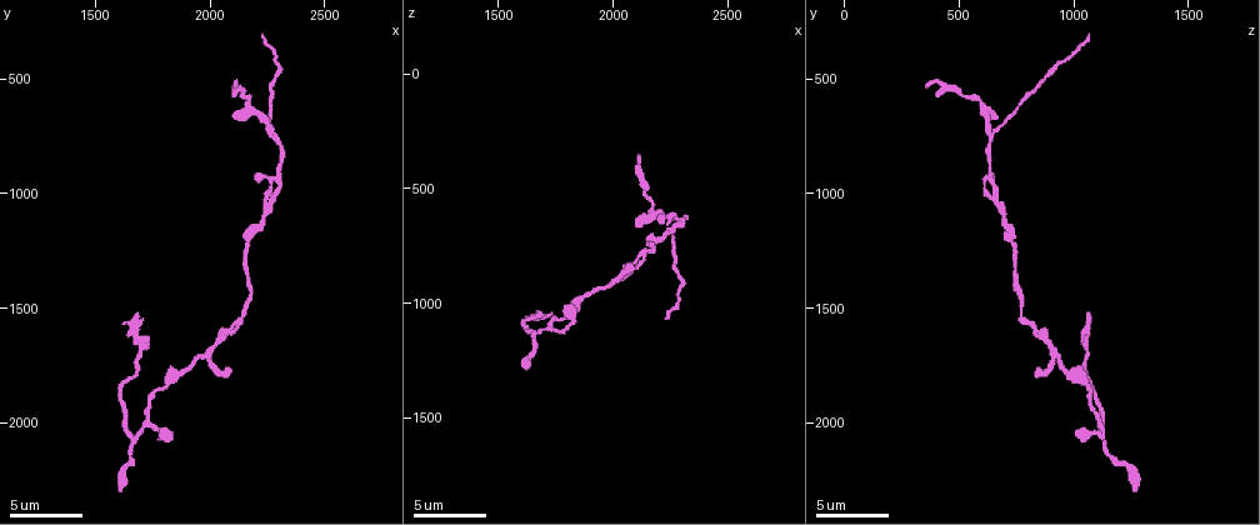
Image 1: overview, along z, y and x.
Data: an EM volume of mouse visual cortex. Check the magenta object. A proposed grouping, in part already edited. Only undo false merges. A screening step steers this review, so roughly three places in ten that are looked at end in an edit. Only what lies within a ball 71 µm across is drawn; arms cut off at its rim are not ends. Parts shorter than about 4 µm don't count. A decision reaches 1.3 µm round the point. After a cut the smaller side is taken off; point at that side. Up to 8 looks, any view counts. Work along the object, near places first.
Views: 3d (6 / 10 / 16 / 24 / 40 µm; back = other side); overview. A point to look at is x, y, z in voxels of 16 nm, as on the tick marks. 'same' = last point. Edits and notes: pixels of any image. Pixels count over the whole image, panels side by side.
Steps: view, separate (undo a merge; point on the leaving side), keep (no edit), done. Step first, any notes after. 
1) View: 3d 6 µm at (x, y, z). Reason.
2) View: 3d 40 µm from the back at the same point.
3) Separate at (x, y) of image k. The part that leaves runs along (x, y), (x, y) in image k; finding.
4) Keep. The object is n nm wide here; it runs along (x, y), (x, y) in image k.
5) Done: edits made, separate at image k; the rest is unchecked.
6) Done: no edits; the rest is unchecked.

View: 3d 16 µm at (2270, 720, 660). Side arm on a straight run.

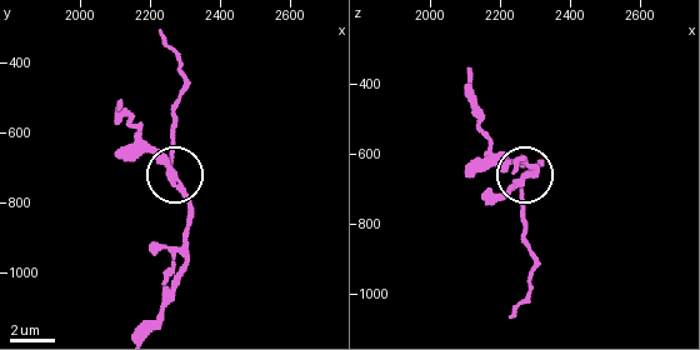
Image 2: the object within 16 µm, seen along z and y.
View: 3d 6 µm at (2260, 720, 650).

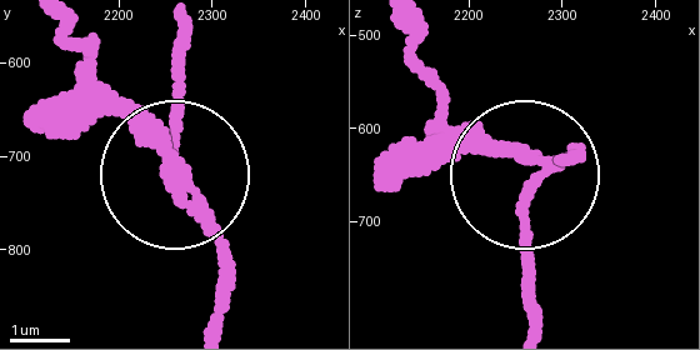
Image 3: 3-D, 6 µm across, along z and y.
Separate at (525, 226) of image 3. The side arm is 8 µm long; the part that leaves runs along (553, 169), (529, 208), (529, 328) in image 3; a second cell is stuck on.

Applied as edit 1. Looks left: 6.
View: overview. Redraw.

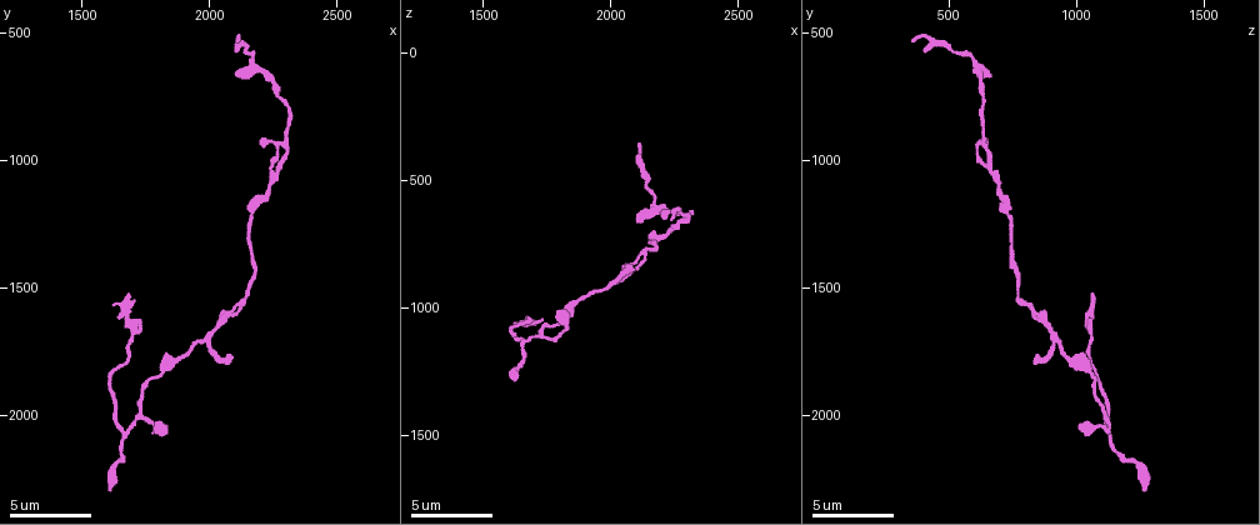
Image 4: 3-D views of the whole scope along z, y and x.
View: 3d 10 µm at (2170, 1240, 740). Sudden change in width.

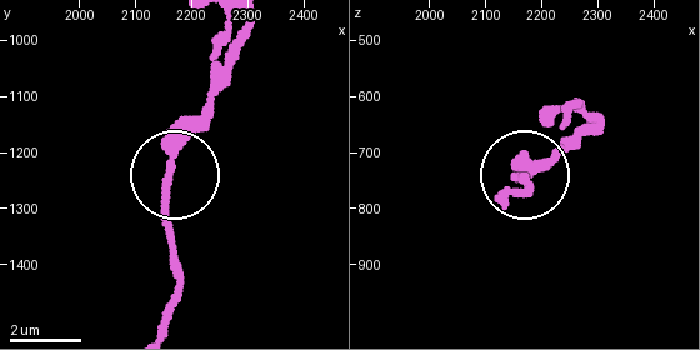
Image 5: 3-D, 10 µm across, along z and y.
Keep. It runs along (164, 308), (174, 284), (164, 204), (174, 141), (209, 81) in image 5; continuous, no second cell.

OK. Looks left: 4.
View: 3d 10 µm at (1990, 1690, 910). Sudden change in width.

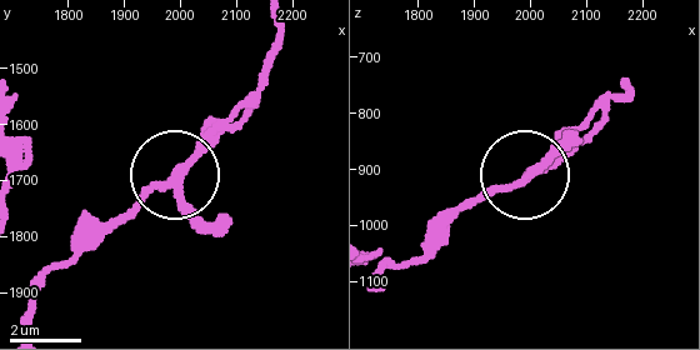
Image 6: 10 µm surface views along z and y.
Keep. 3 arms meet here; it runs along (265, 63), (256, 95), (98, 244) in image 6; all the same cell.

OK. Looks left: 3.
View: 3d 10 µm at (1660, 2070, 1130). Arms part here.

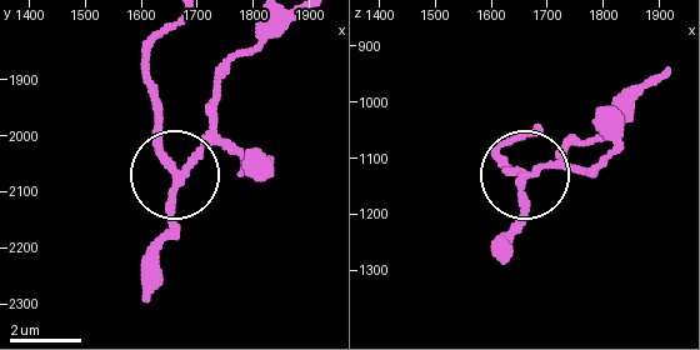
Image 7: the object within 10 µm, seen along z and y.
View: 3d 10 µm from the back at (1665, 2075, 1130).

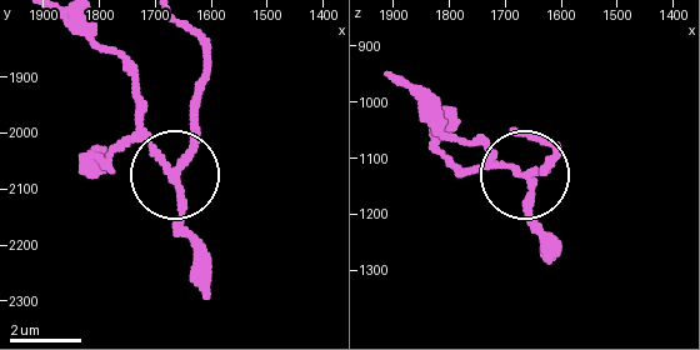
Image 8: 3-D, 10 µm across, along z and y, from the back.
Separate at (195, 124) of image 8. The side arm is 5 µm long; 3 arms meet here; two cells meet here.

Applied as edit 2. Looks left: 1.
Done: edits made, separate at image 3, separate at image 8; the rest is unchecked.

